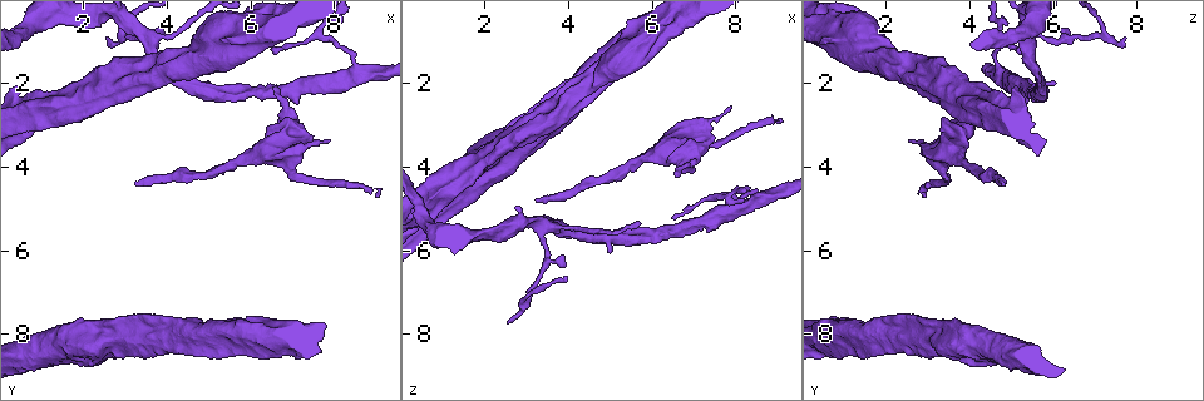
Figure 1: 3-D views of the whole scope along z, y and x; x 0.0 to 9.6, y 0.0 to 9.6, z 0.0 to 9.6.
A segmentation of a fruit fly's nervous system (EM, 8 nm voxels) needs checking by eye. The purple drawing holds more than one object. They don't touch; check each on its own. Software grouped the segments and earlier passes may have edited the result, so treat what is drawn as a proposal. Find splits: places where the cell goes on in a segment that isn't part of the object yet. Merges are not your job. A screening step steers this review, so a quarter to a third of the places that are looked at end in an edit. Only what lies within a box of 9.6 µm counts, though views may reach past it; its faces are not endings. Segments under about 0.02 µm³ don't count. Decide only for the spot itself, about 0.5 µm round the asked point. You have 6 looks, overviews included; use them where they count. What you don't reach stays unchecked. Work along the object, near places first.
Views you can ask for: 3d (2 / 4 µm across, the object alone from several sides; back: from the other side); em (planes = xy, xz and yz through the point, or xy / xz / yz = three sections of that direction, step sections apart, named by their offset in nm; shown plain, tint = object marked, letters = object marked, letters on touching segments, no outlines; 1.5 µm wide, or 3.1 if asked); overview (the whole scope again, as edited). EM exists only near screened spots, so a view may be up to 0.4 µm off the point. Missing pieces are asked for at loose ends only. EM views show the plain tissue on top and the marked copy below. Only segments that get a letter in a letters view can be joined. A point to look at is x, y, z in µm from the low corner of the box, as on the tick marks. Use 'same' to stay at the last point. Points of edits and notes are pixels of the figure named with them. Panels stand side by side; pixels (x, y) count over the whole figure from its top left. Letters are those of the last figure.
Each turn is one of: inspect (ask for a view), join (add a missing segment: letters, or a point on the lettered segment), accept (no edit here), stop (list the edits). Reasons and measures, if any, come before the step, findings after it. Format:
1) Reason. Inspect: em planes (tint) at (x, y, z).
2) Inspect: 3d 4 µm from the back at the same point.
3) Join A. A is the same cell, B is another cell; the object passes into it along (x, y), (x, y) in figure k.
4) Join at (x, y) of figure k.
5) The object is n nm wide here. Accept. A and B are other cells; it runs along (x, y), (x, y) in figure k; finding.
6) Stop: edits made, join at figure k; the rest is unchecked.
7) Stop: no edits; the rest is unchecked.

Inspect: em xz step 4 (letters) at (1.75, 8.65, 4.80).

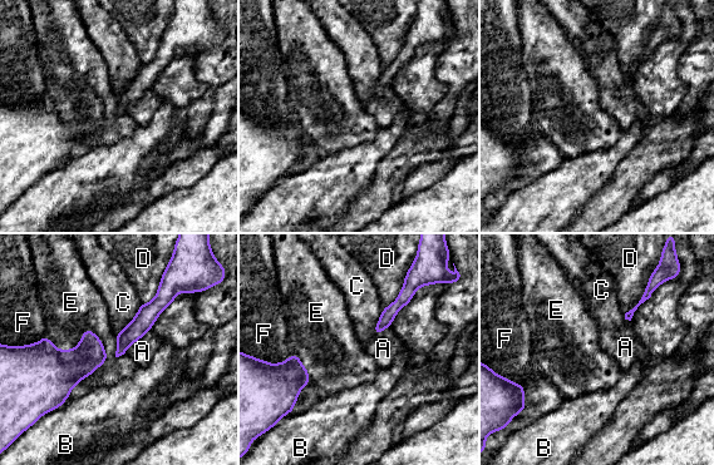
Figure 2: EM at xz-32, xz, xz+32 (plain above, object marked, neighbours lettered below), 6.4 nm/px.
Accept. A, B, C, D, E and F are other cells; a border runs along (45, 335), (109, 357) in figure 2; none of them fits.

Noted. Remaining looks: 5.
Tapers out. Inspect: 3d 2 µm from the back at (6.50, 1.25, 5.25).

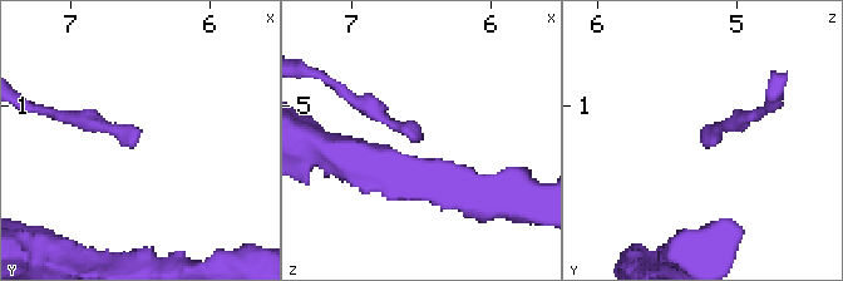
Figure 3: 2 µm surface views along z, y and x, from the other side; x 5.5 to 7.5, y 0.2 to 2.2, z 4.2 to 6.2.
Inspect: em xy step 4 (letters) at (6.50, 1.18, 5.24).

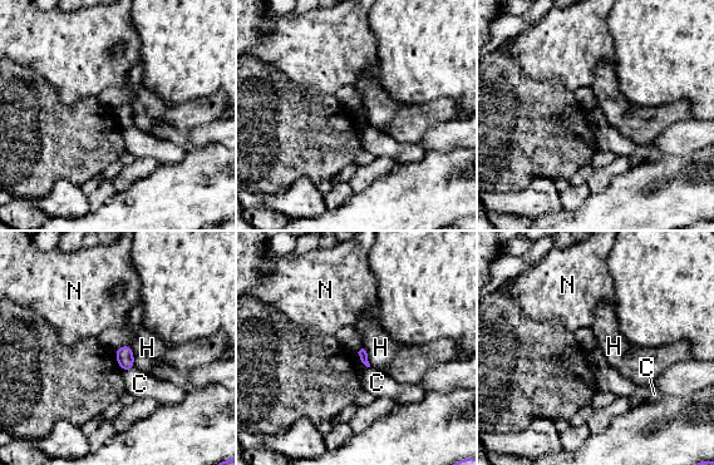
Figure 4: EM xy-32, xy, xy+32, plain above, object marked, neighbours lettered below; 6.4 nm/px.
Accept. C, H and N are other cells; a border runs along (356, 352), (359, 359), (369, 367) in figure 4; none of them fits.

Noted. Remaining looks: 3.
An open end. Inspect: em xz step 8 (letters) at (9.10, 4.70, 3.00).

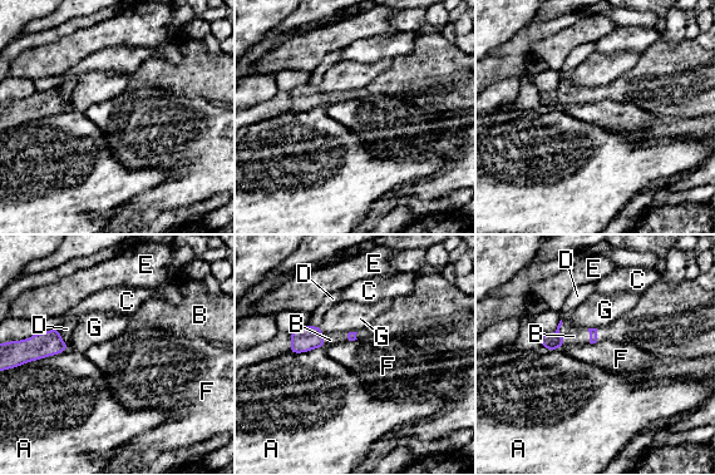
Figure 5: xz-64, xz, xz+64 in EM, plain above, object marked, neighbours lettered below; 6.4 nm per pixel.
Join at (573, 336) of figure 5. B is the same cell, A, C, D, E, F and G are other cells; the cell continues.

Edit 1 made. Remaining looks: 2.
Stop: edits made, join at figure 5; the rest is unchecked.

